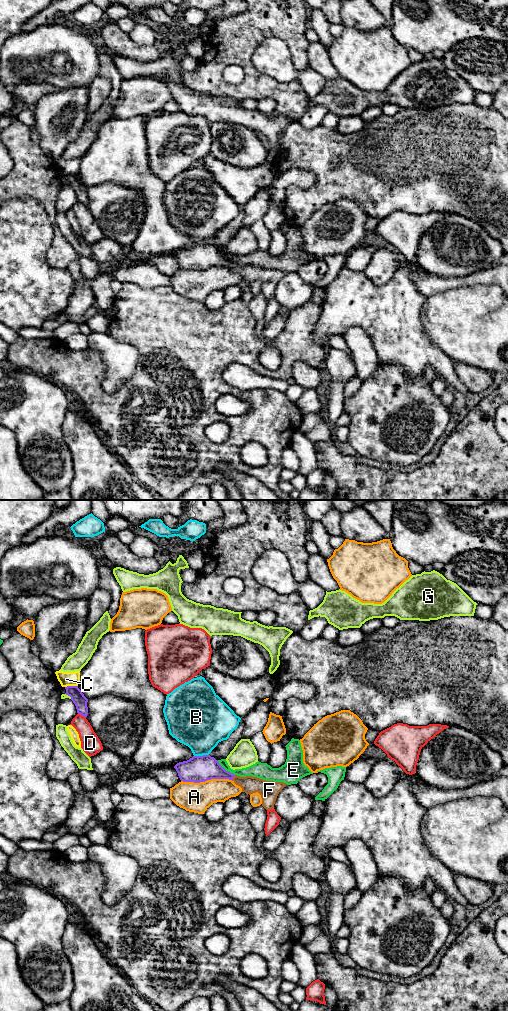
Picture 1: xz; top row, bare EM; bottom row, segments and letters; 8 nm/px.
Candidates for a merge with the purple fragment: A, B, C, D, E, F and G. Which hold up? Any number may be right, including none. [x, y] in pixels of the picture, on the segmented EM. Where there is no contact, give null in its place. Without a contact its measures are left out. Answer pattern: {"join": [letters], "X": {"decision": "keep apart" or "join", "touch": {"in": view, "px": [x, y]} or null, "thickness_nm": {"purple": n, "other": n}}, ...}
{"join": ["F"], "A": {"decision": "keep apart", "touch": {"in": "xz", "px": [206, 780]}, "thickness_nm": {"purple": 220, "other": 240}}, "B": {"decision": "keep apart", "touch": {"in": "xz", "px": [201, 756]}, "thickness_nm": {"purple": 220, "other": 400}}, "C": {"decision": "keep apart", "touch": {"in": "xz", "px": [71, 686]}, "thickness_nm": {"purple": 110, "other": 110}}, "D": {"decision": "keep apart", "touch": {"in": "xz", "px": [82, 715]}, "thickness_nm": {"purple": 110, "other": 160}}, "E": {"decision": "keep apart", "touch": {"in": "xz", "px": [224, 769]}, "thickness_nm": {"purple": 220, "other": 110}}, "F": {"decision": "join", "touch": {"in": "xz", "px": [233, 777]}, "thickness_nm": {"purple": 200, "other": 140}}, "G": {"decision": "keep apart", "touch": {"in": "xz", "px": [68, 695]}, "thickness_nm": {"purple": 110, "other": 50}}}

